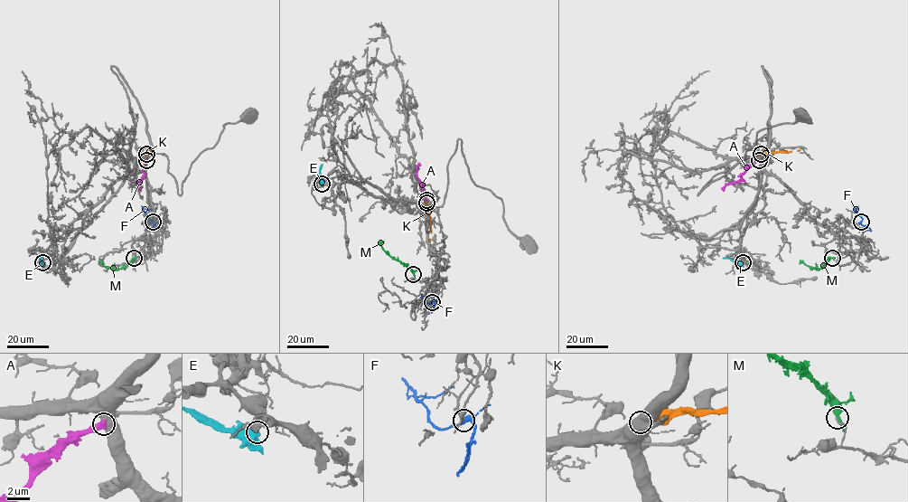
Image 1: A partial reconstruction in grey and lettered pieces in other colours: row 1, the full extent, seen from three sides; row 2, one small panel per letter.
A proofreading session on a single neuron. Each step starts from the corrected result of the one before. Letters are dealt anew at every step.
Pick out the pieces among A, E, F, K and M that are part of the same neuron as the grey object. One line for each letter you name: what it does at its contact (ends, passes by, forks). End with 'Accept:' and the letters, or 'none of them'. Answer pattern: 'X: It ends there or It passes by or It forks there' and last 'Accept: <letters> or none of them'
F: It forks there
Accept: F

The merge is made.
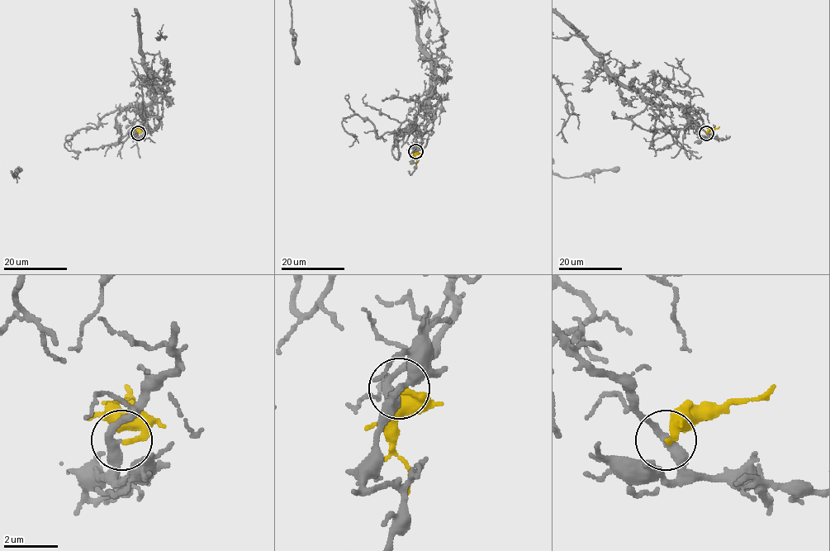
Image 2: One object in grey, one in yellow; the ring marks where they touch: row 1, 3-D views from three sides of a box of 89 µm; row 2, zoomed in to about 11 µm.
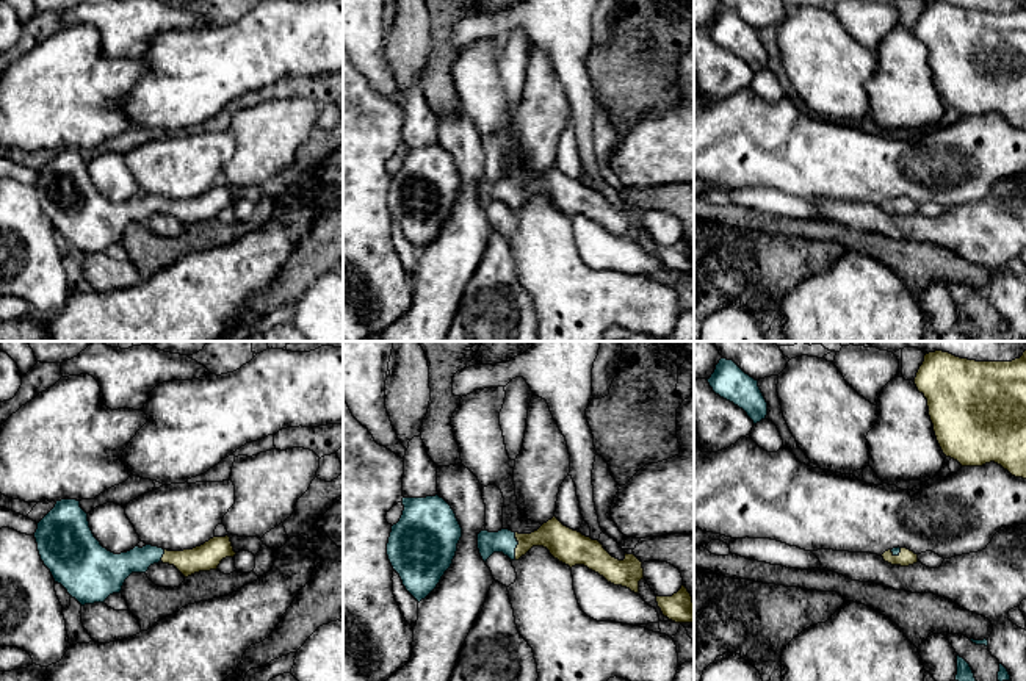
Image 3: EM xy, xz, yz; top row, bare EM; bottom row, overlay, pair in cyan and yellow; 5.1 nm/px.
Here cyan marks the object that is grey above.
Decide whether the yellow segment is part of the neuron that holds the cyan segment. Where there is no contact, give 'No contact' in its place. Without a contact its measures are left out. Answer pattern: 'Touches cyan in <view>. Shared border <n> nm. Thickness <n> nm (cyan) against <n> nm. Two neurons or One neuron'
Touches cyan in xz. Shared border 140 nm. Thickness 120 nm (cyan) against 170 nm. One neuron

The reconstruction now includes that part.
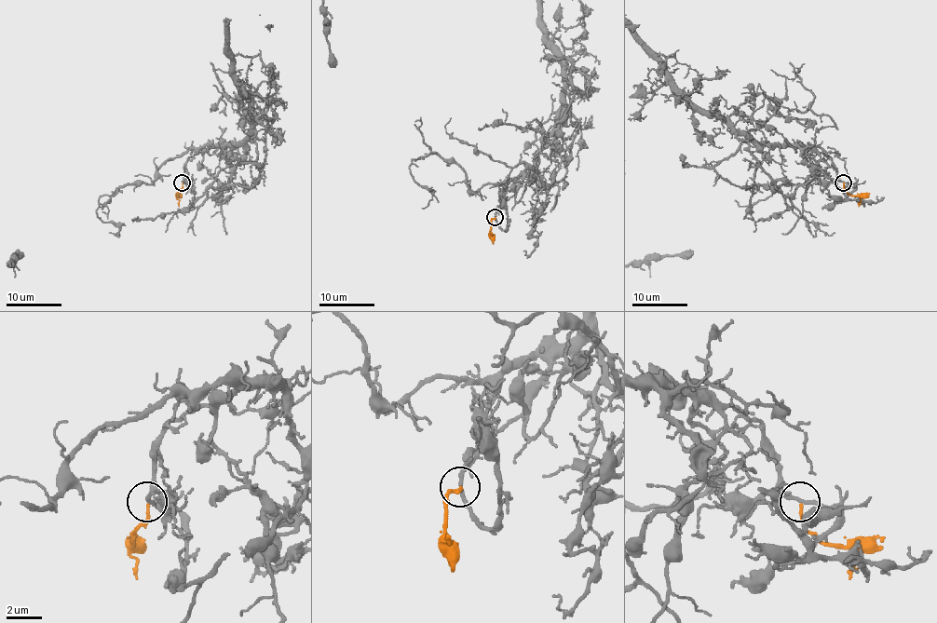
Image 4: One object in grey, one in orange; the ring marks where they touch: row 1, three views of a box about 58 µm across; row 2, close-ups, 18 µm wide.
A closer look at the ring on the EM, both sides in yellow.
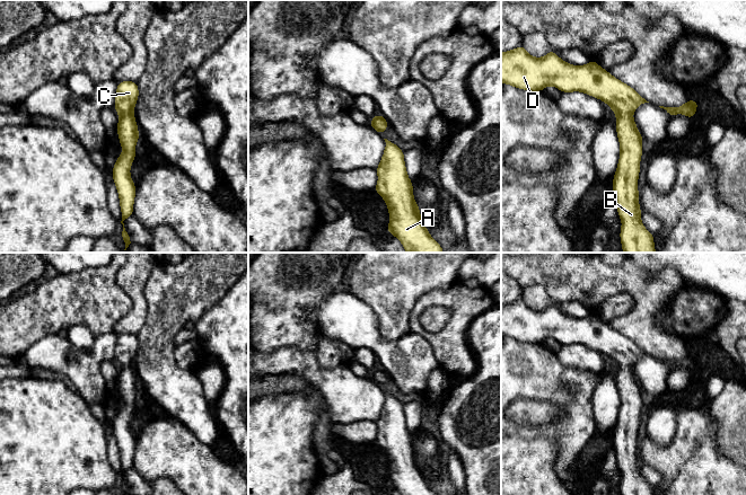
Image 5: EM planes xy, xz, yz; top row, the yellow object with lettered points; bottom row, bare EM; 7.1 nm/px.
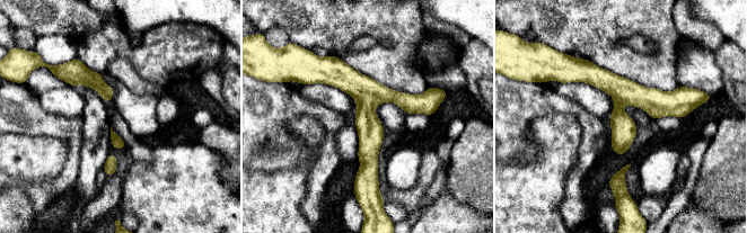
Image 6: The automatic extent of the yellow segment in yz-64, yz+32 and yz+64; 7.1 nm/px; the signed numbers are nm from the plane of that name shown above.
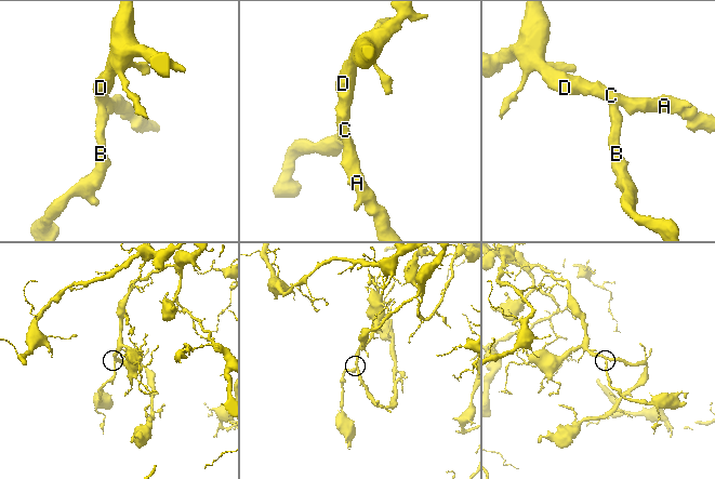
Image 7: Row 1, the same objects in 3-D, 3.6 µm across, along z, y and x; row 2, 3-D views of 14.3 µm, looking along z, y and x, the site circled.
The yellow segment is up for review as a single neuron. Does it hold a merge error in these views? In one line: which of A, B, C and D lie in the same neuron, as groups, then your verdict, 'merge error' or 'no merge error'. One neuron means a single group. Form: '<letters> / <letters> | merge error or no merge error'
A B C D | no merge error

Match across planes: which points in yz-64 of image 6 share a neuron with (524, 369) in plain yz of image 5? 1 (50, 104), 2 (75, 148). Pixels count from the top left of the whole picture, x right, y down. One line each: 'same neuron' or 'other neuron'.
1: other neuron
2: same neuron

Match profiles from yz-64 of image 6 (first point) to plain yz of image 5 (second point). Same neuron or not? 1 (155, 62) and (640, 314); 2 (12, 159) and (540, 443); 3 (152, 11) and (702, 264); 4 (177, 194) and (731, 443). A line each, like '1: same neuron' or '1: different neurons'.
1: different neurons
2: different neurons
3: same neuron
4: different neurons

